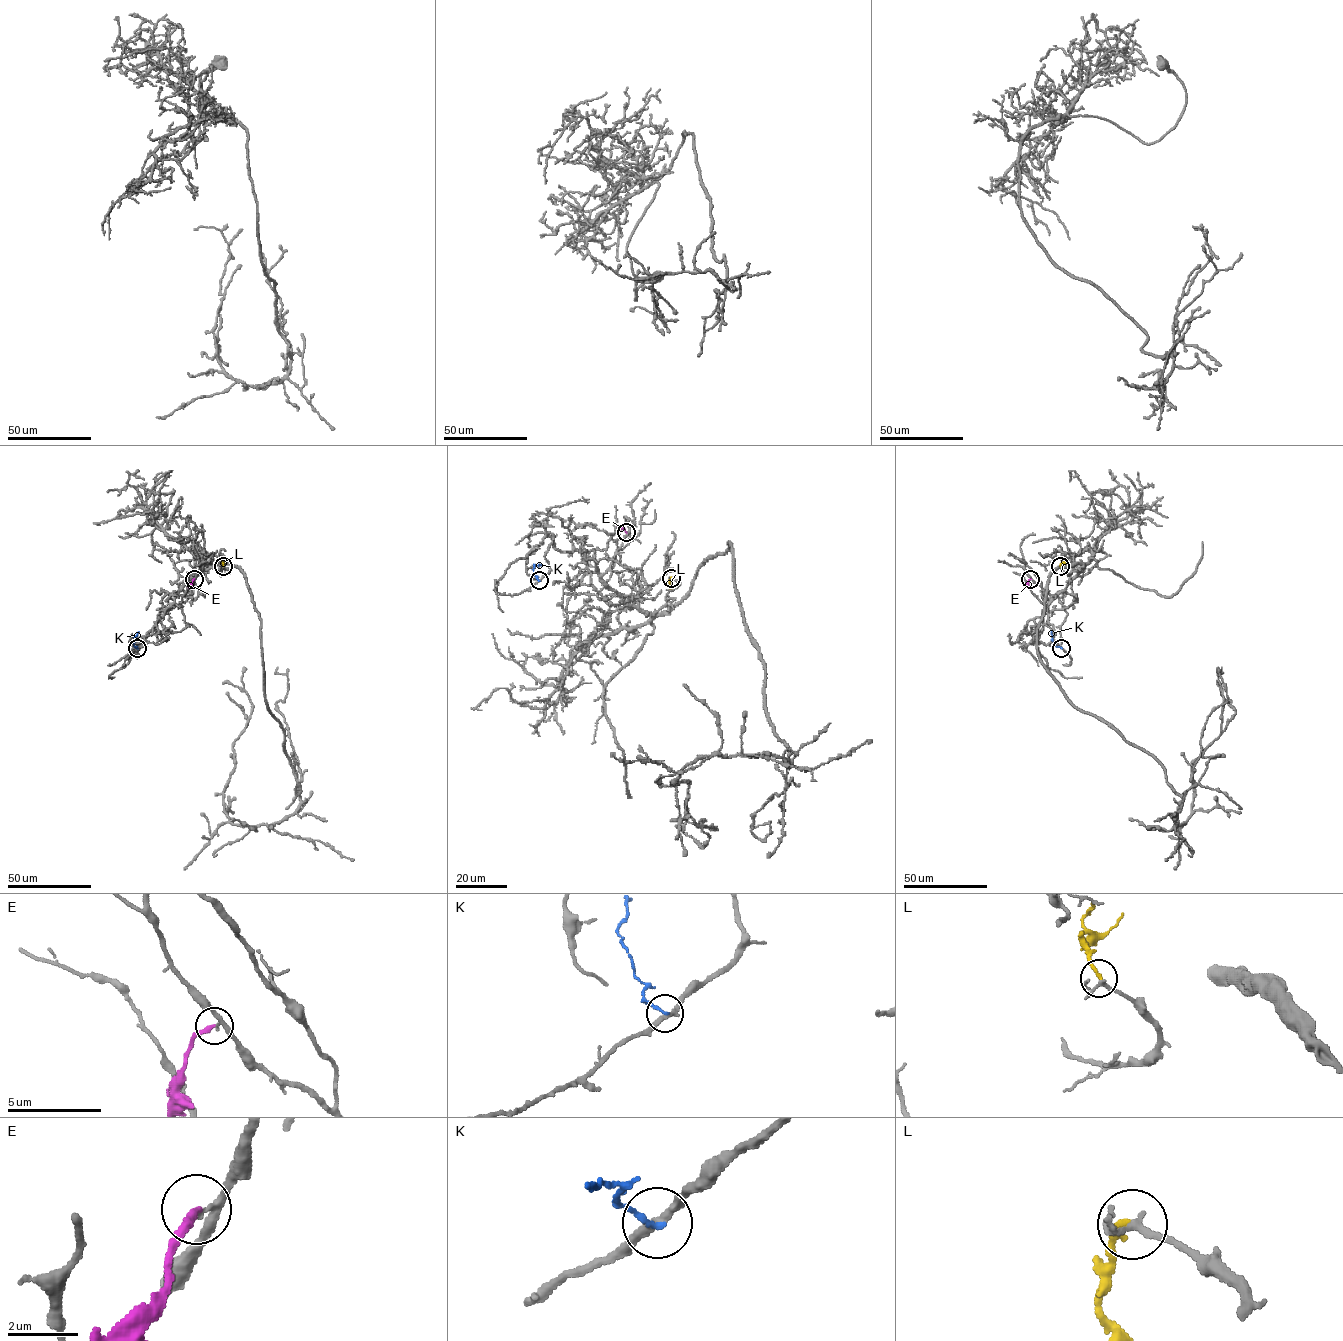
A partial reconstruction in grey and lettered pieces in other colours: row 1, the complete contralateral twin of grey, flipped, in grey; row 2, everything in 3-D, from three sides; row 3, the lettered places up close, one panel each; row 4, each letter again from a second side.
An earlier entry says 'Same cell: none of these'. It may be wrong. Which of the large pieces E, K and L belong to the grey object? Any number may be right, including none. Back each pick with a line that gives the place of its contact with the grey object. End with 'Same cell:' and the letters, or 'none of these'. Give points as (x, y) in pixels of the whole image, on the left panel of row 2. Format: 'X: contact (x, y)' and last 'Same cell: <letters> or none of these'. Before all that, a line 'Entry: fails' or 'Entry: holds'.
Entry: fails
L: contact (223, 566)
Same cell: L

